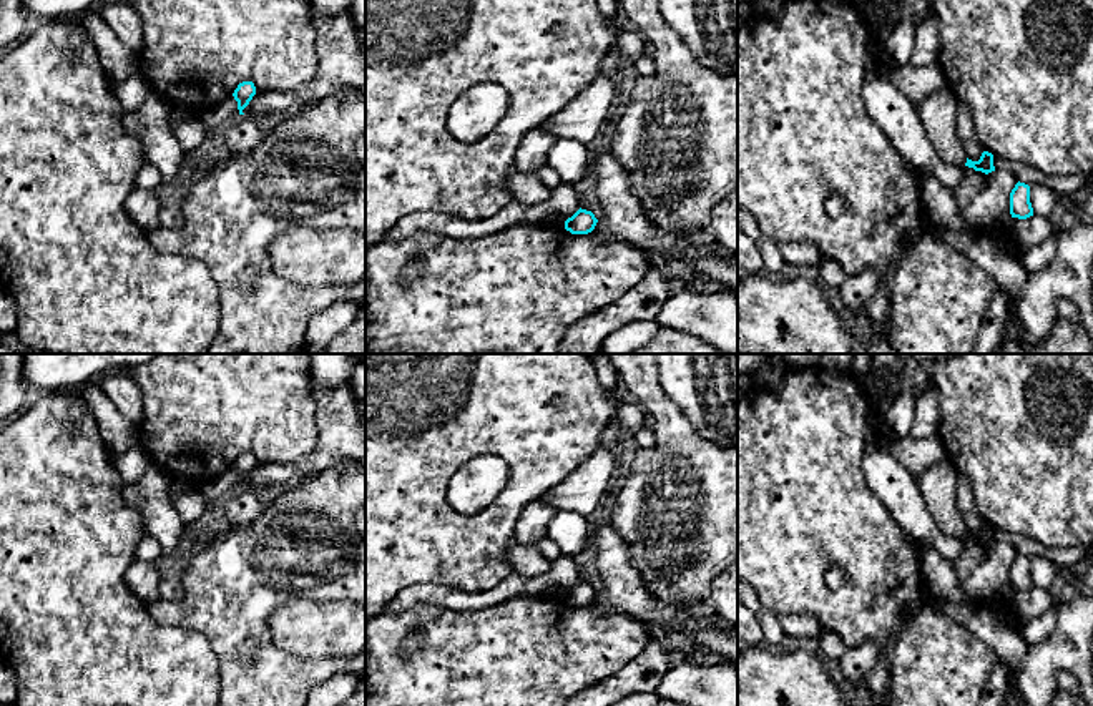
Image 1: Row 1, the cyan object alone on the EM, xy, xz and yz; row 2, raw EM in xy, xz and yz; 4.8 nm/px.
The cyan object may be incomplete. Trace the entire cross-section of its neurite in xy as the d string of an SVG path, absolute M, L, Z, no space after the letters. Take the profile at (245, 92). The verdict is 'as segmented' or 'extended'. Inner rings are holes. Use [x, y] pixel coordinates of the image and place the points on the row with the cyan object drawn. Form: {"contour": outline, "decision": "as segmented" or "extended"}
{"contour": "M243 81L238 85L233 96L238 101L239 115L244 115L243 110L249 105L254 95L256 95L256 86L252 81Z", "decision": "as segmented"}

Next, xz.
{"contour": "M578 209L571 218L565 221L565 229L571 234L588 234L595 229L598 219L591 211Z", "decision": "as segmented"}

